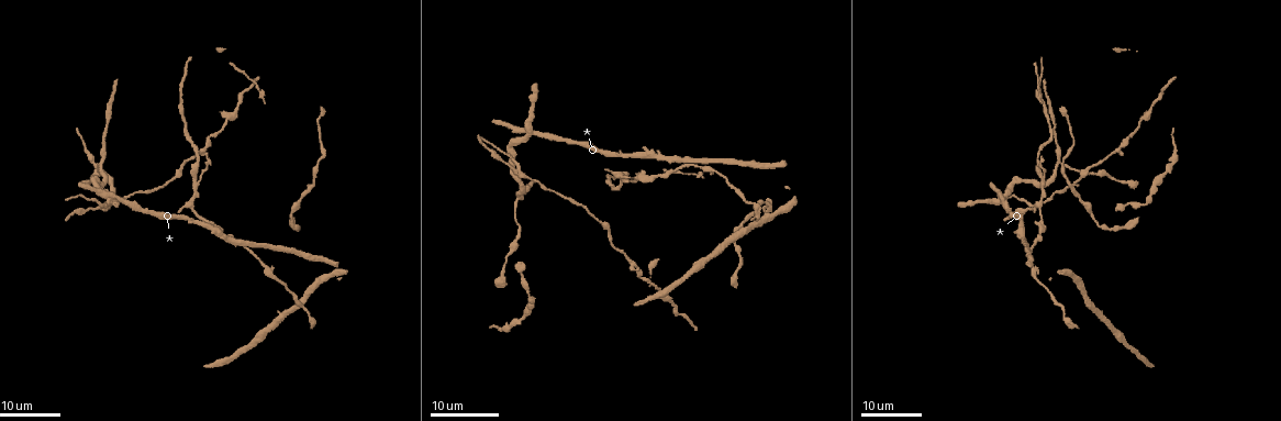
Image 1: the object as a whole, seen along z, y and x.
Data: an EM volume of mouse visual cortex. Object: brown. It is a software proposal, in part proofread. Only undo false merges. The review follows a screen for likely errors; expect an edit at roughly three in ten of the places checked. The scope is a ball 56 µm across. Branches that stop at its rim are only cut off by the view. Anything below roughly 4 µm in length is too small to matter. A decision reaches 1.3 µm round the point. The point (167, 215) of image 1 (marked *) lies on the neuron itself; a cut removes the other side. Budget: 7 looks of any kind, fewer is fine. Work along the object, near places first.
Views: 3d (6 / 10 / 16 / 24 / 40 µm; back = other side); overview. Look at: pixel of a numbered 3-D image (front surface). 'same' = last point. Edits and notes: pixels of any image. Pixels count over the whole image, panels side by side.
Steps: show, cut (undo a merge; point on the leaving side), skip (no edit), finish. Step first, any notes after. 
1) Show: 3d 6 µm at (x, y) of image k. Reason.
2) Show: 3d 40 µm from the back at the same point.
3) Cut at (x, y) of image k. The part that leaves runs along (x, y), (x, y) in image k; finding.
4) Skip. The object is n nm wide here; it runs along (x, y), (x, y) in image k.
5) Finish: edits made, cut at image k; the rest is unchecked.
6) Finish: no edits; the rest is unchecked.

Show: 3d 24 µm at (306, 295) of image 1.

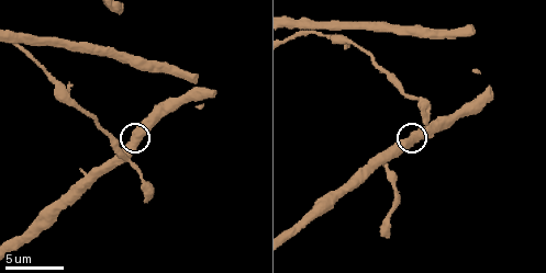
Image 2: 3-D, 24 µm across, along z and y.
Show: 3d 6 µm at (133, 138) of image 2. Closer look.

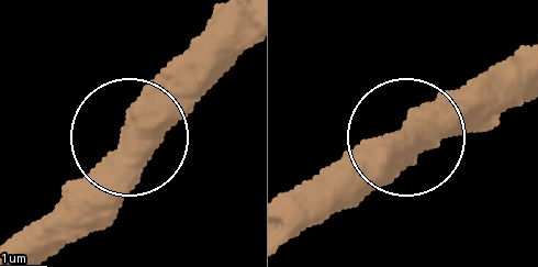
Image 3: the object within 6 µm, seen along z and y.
Skip. The side arm is 25 µm long; all the same neuron.

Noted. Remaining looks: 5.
Show: 3d 16 µm at (301, 34) of image 2.

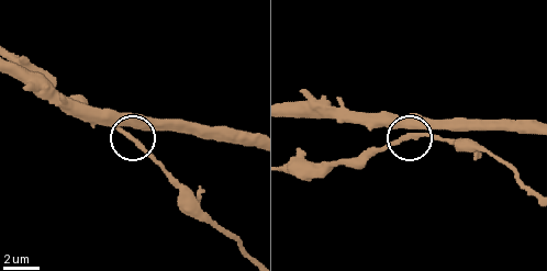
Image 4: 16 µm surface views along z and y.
Show: 3d 16 µm from the back at (131, 140) of image 4.

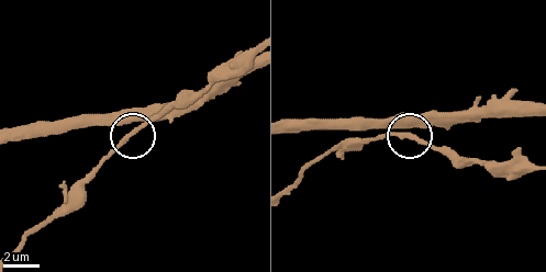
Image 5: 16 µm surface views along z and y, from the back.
Skip. 3 arms meet here; continuous, no second neuron.

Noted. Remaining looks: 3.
Show: 3d 24 µm at (197, 181) of image 1. Branch point.

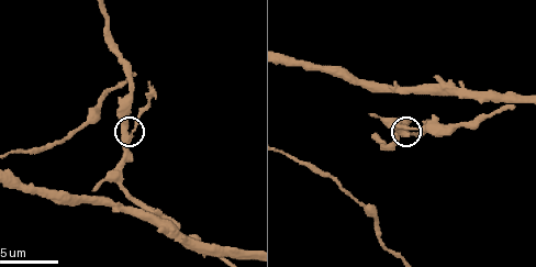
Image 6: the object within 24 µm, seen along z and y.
Show: 3d 6 µm at (128, 135) of image 6.

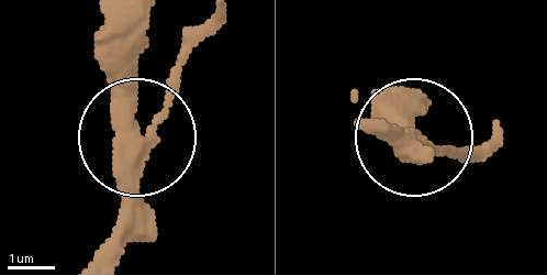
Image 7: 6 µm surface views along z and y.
Cut at (178, 75) of image 7. The object is 290 nm wide here; the part that leaves runs along (157, 139), (177, 59), (204, 24) in image 7; two neurons meet here.

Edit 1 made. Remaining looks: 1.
Finish: edits made, cut at image 7; the rest is unchecked.

